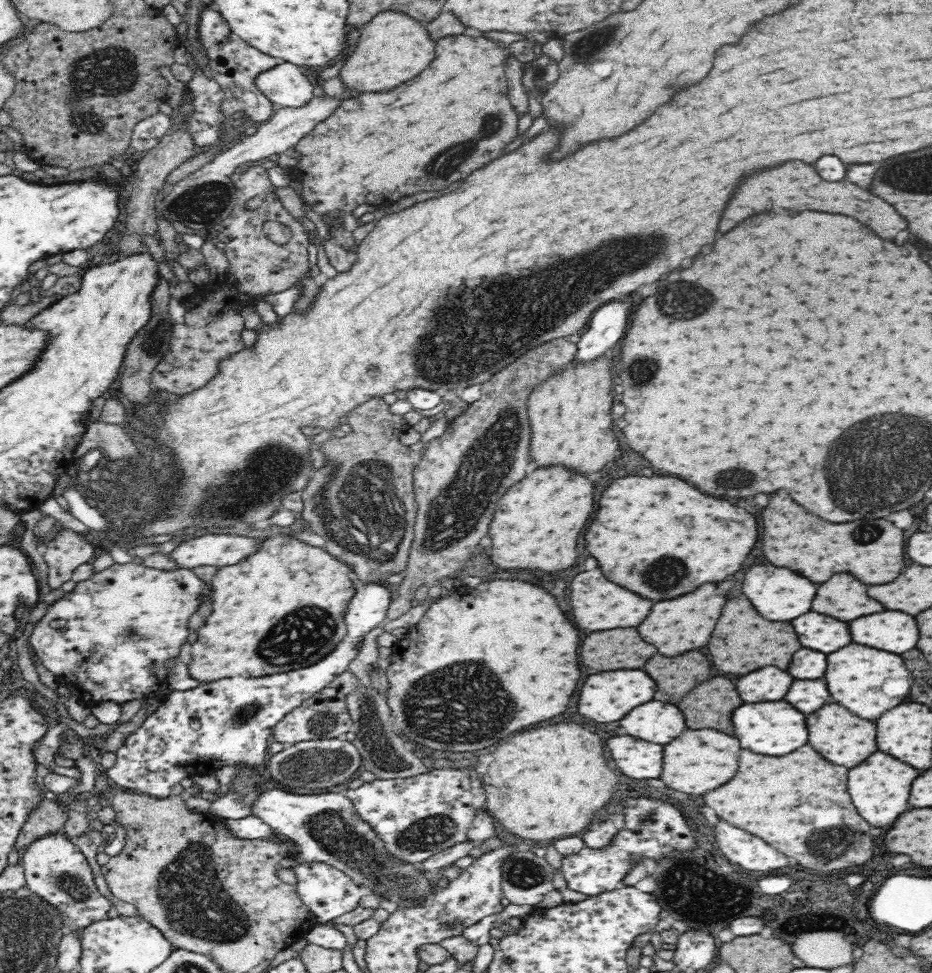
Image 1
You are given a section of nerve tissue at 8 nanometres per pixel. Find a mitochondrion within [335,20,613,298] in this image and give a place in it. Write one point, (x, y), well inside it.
(442, 165)

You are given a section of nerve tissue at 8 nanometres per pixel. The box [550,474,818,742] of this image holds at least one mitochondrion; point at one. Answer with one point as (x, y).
(666, 574)

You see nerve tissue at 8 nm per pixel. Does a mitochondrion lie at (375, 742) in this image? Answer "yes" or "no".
yes

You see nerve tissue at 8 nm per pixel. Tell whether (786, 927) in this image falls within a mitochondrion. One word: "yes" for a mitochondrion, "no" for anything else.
no

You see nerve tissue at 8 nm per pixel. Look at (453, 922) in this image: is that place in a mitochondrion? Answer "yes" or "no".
yes

